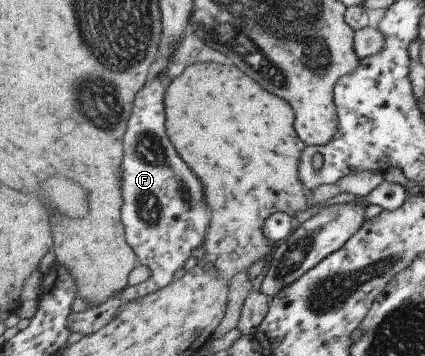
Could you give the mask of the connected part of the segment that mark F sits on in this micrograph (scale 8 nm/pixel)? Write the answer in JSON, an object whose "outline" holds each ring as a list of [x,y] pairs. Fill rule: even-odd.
{"outline":[[[159,72],[157,76],[151,77],[146,86],[138,93],[134,112],[125,134],[125,157],[122,165],[122,188],[125,200],[122,220],[126,229],[126,240],[136,253],[139,264],[146,265],[151,270],[150,276],[142,283],[127,287],[121,297],[122,300],[109,300],[103,306],[97,306],[93,310],[71,312],[69,314],[69,328],[73,333],[83,334],[83,337],[95,334],[101,328],[107,327],[130,301],[161,291],[164,287],[172,284],[177,279],[177,270],[183,268],[183,264],[193,258],[195,248],[204,244],[212,224],[213,210],[206,194],[205,184],[187,165],[187,162],[177,154],[177,150],[165,130],[166,109],[165,102],[163,102],[163,96],[165,96],[163,76],[167,76],[167,73],[161,75]]]}

